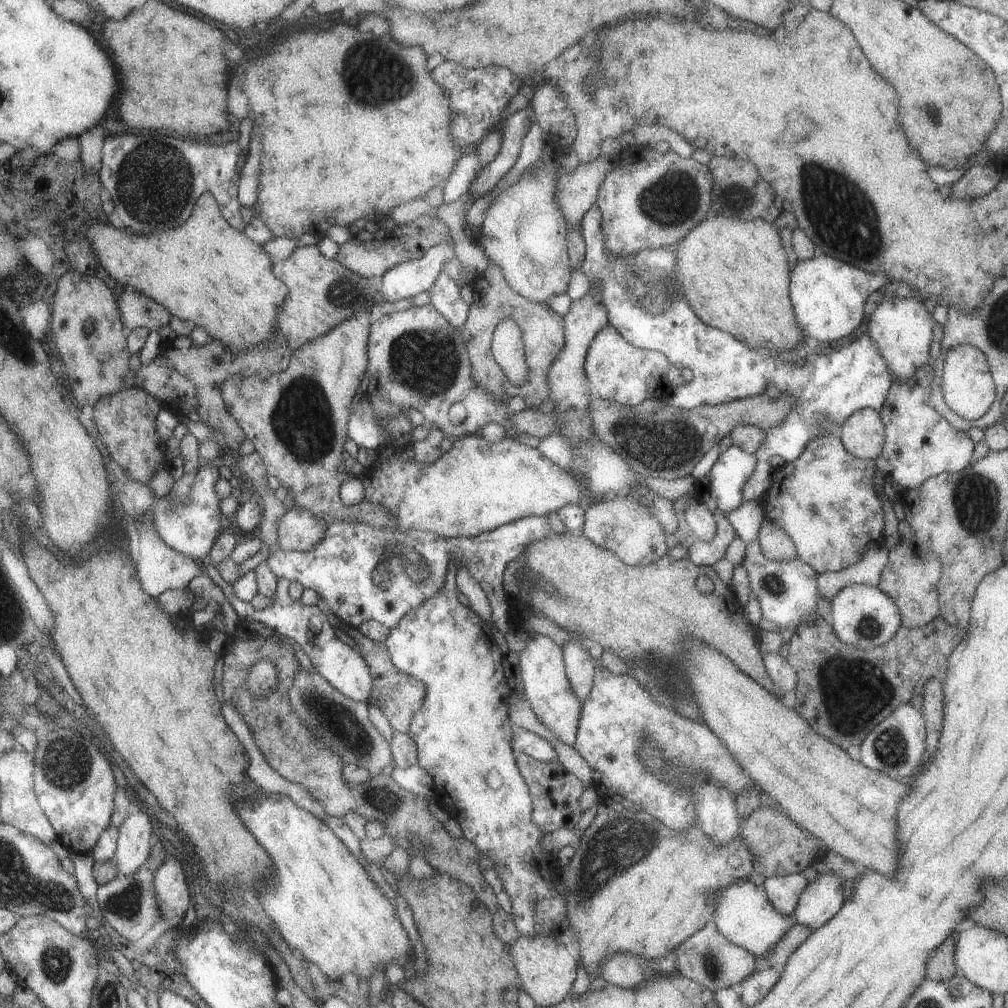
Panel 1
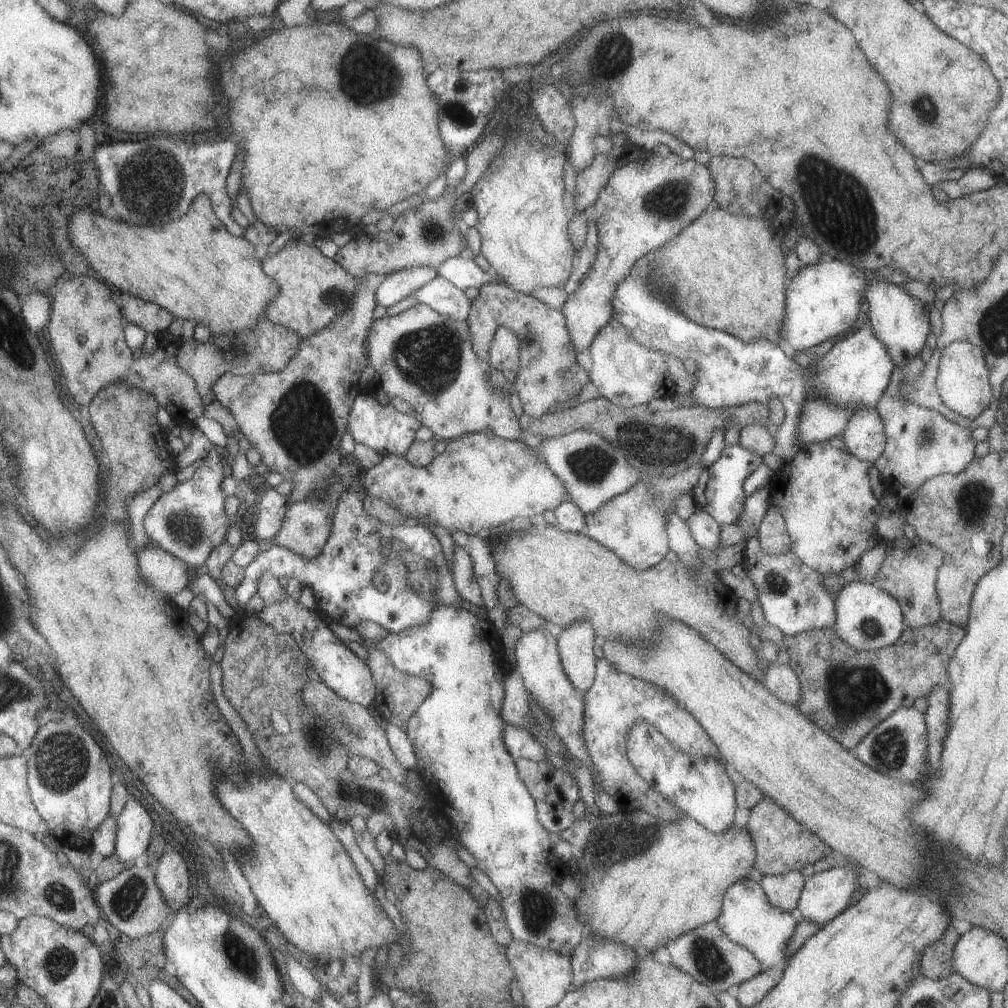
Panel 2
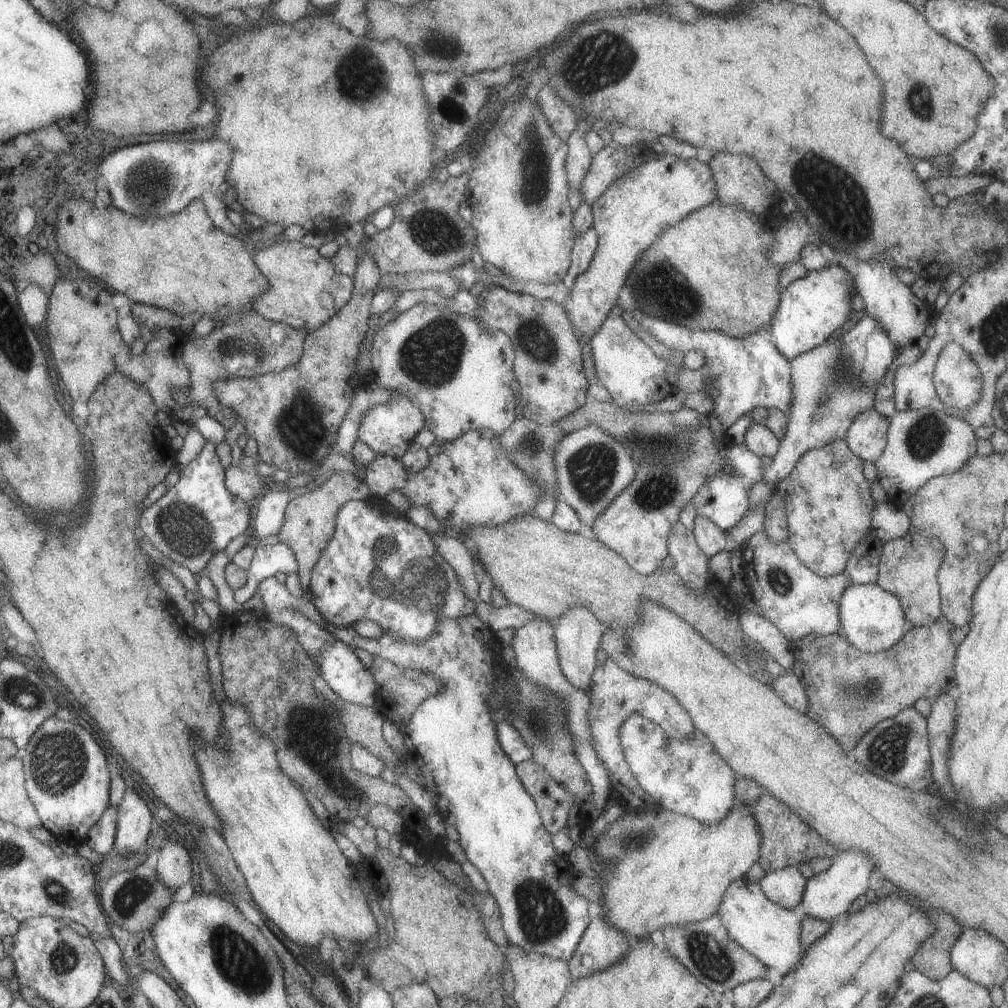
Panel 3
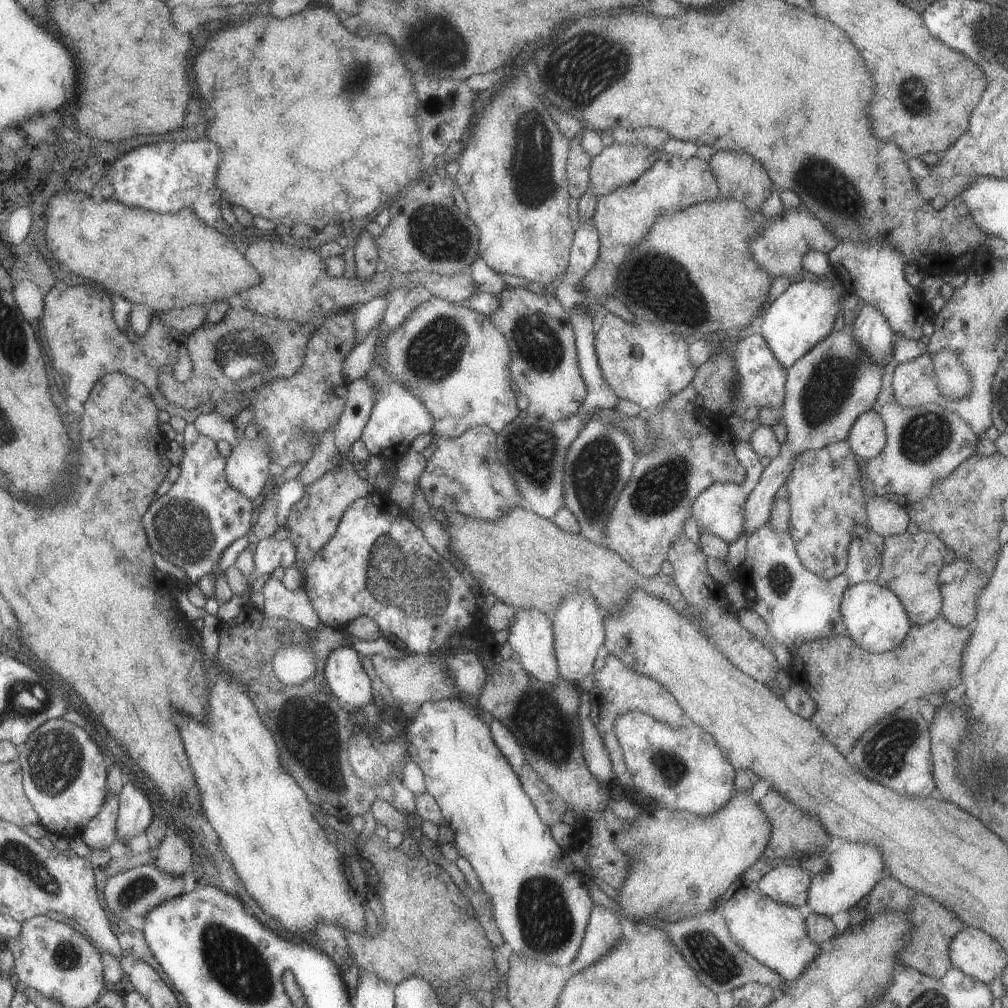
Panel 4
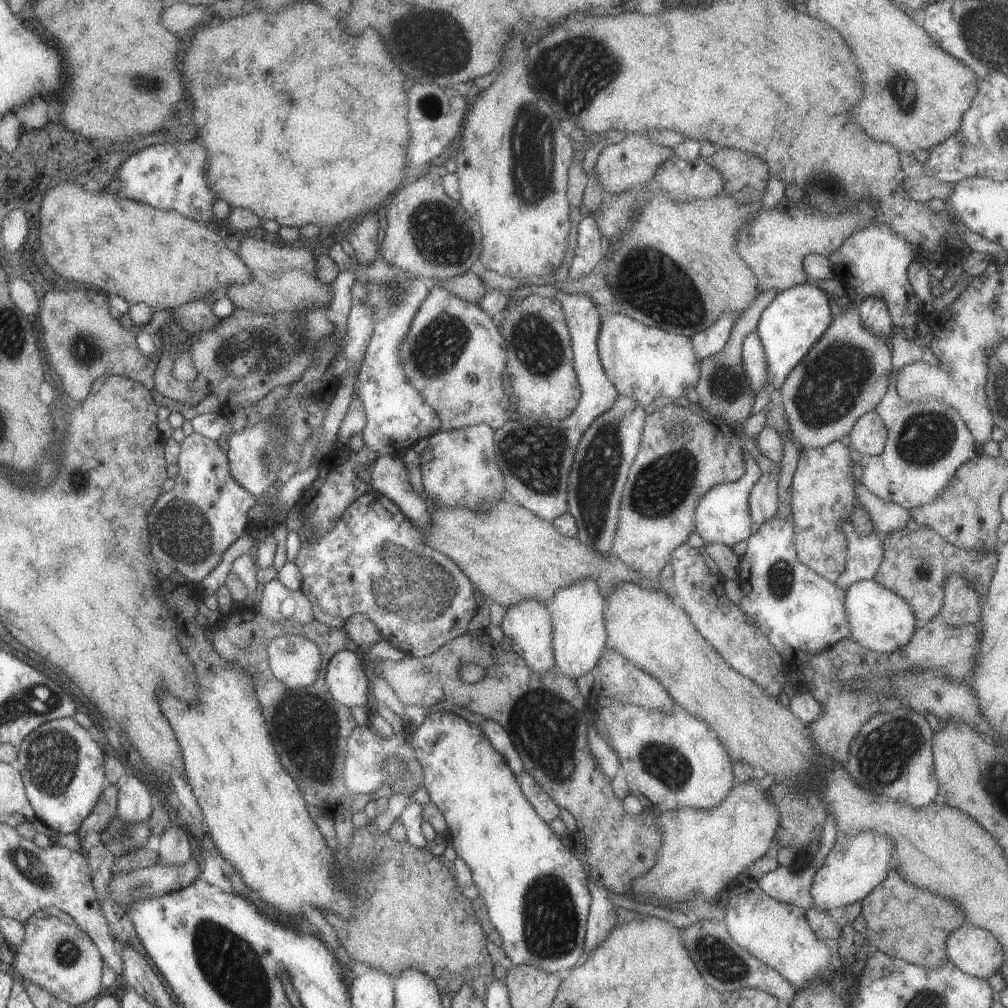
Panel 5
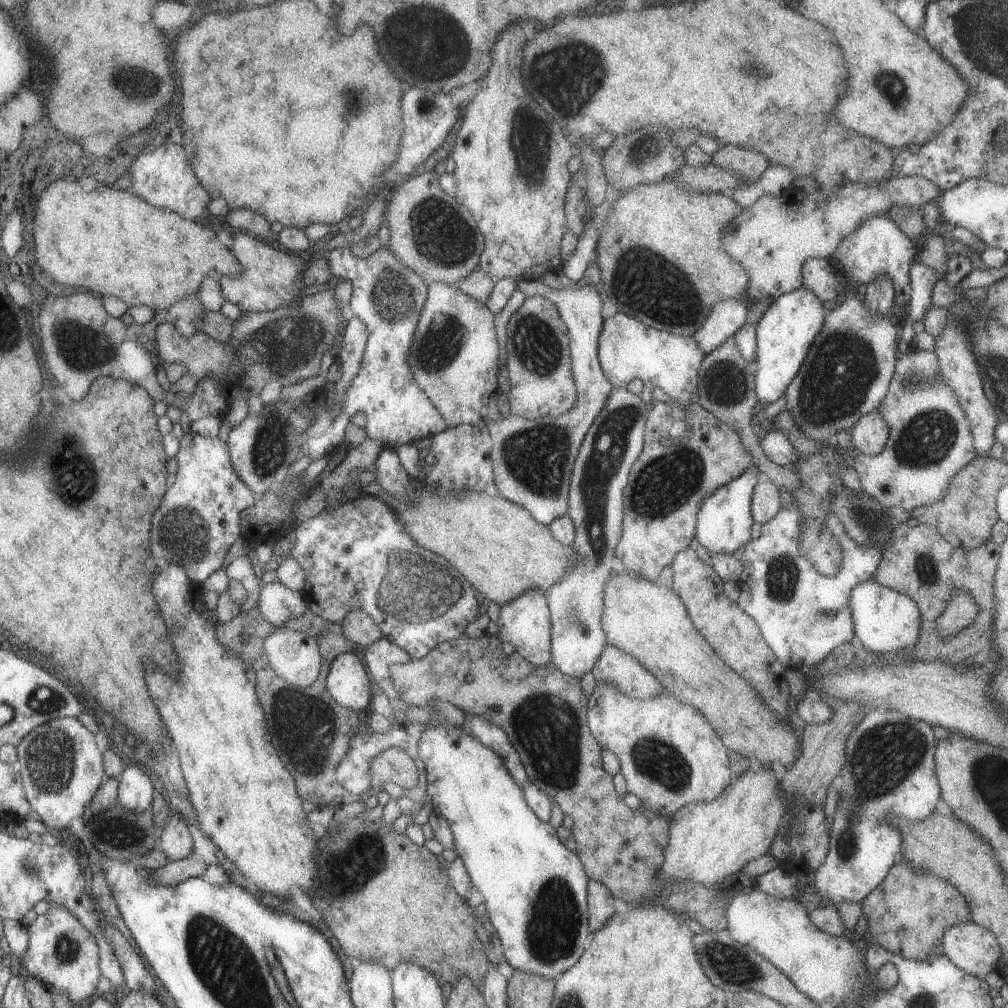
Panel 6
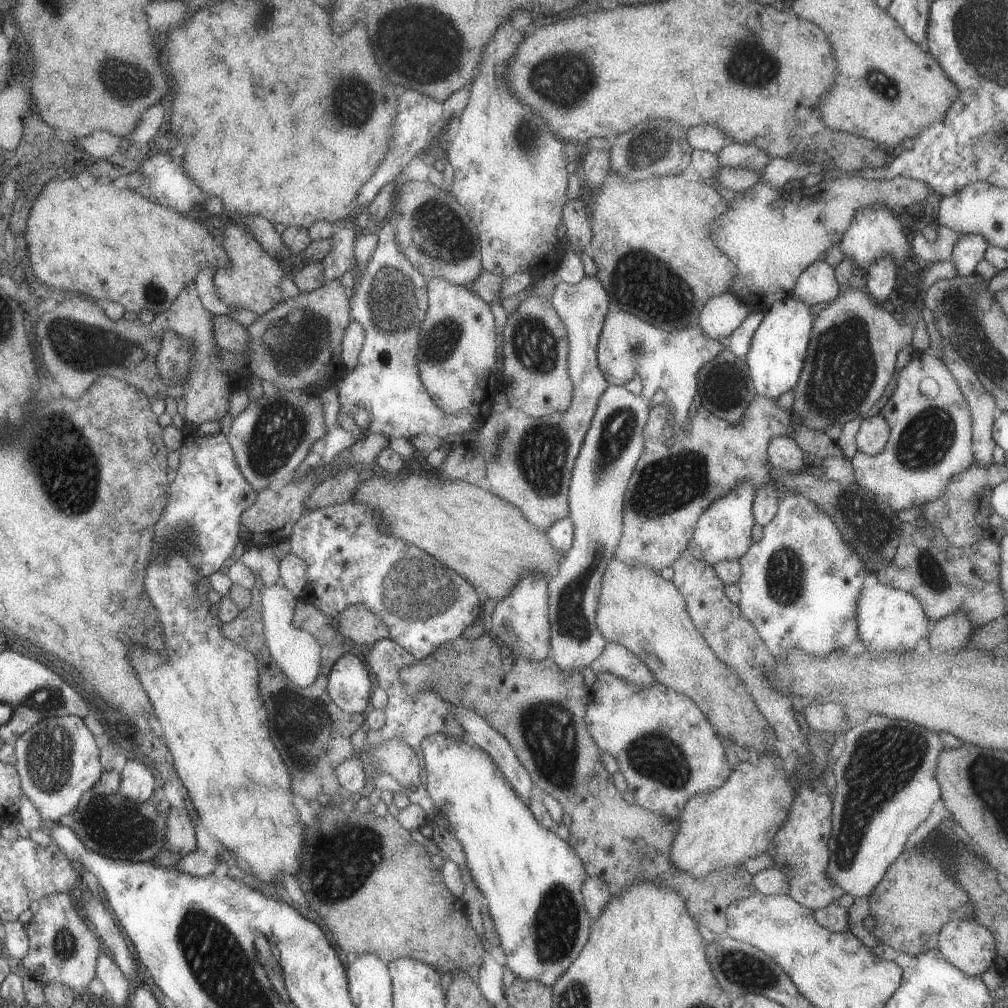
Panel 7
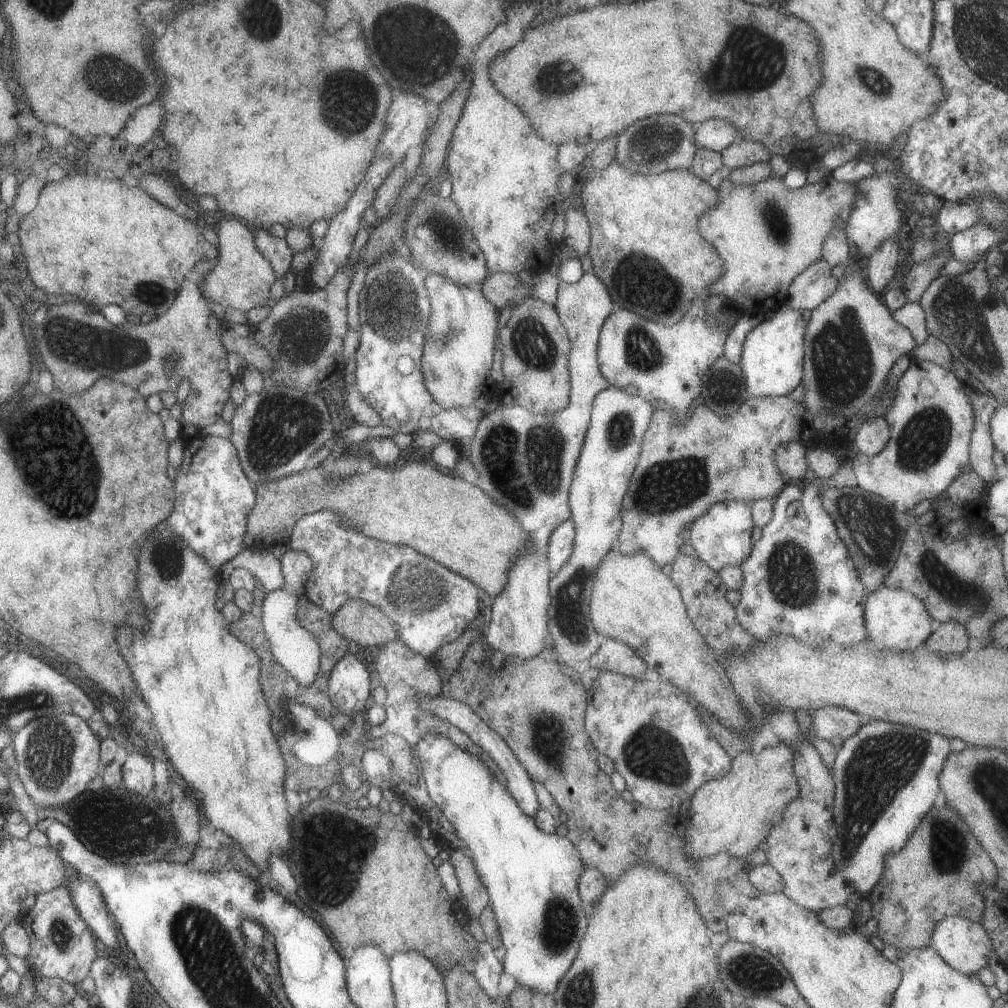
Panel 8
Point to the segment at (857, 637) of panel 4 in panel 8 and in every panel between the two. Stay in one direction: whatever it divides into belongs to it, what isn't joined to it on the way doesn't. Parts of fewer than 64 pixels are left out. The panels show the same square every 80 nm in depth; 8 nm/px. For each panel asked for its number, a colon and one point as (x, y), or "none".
5: (879, 620)
6: (885, 621)
7: (888, 620)
8: (894, 619)

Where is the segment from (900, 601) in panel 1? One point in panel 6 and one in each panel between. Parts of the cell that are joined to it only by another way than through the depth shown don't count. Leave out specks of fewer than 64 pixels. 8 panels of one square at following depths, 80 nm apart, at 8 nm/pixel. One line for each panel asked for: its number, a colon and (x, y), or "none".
2: (908, 573)
3: (907, 568)
4: (910, 563)
5: (914, 564)
6: (917, 561)

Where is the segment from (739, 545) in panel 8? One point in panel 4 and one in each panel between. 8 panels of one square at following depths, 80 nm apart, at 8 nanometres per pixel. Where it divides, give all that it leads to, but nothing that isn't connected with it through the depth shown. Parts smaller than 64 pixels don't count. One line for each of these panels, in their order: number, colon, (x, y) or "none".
4: (719, 509)
5: (721, 516)
6: (723, 523)
7: (723, 530)

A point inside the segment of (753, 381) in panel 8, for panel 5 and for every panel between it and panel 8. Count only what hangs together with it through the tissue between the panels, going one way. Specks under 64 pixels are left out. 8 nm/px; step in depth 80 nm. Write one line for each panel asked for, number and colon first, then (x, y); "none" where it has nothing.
5: (797, 316)
6: (785, 331)
7: (777, 349)

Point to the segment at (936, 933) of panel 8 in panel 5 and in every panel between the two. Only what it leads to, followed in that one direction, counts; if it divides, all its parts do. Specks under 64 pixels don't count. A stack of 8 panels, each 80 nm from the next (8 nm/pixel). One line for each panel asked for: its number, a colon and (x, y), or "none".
5: (973, 950)
6: (974, 950)
7: (967, 946)

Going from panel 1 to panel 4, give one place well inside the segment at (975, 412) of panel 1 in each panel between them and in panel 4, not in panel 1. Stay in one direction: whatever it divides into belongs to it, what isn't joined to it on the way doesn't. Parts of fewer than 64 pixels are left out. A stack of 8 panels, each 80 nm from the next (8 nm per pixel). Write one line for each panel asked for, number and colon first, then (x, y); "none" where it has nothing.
2: (962, 382)
3: (957, 382)
4: (951, 379)

